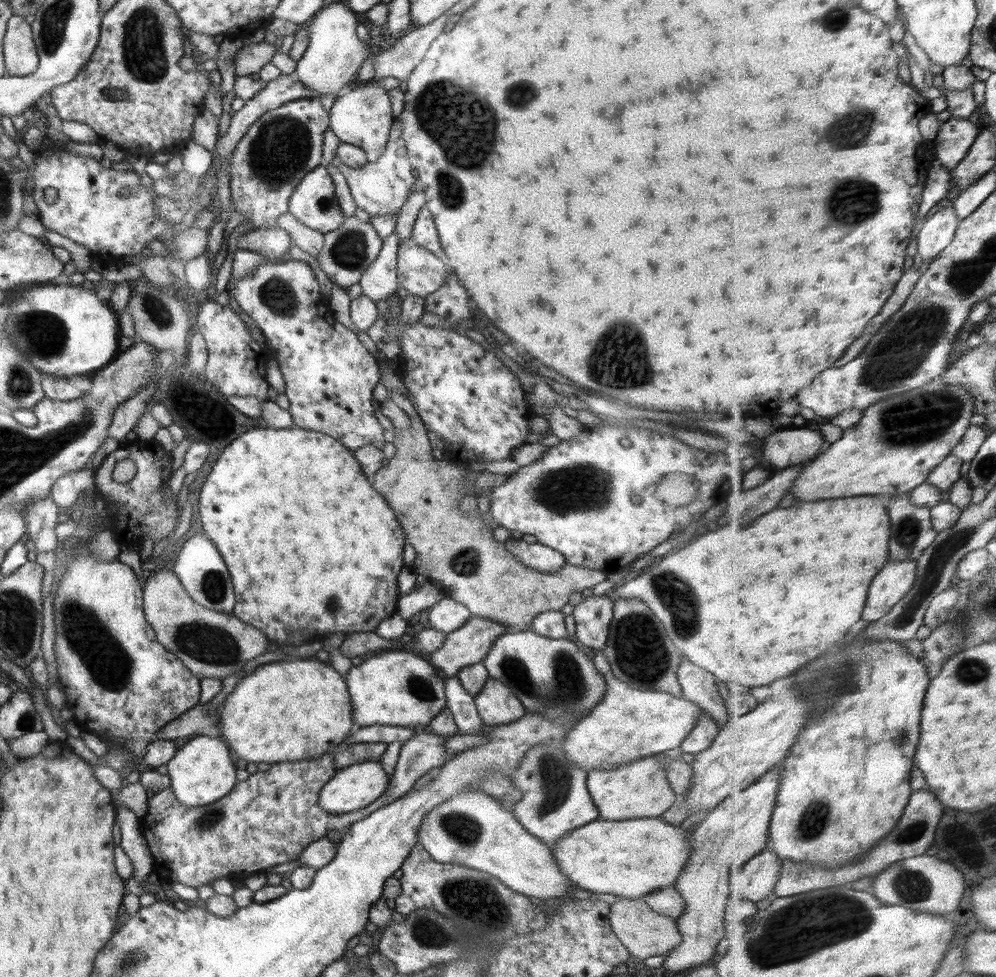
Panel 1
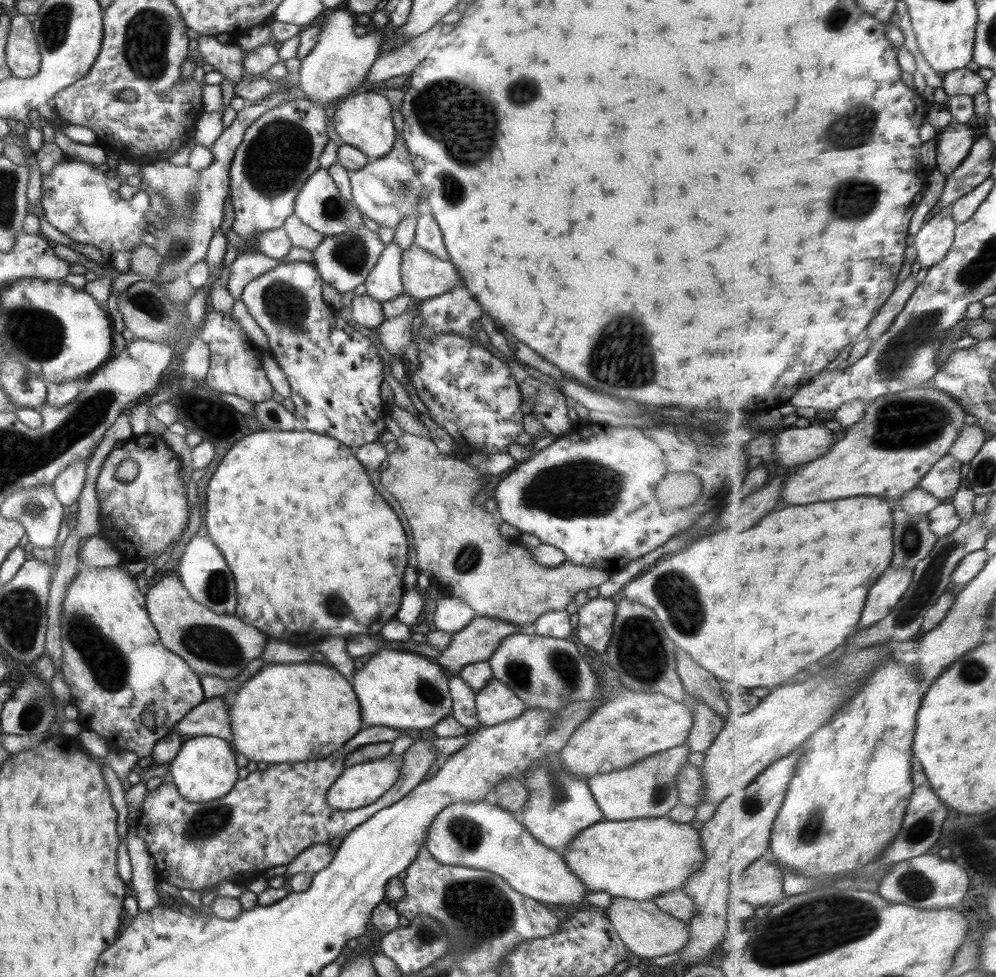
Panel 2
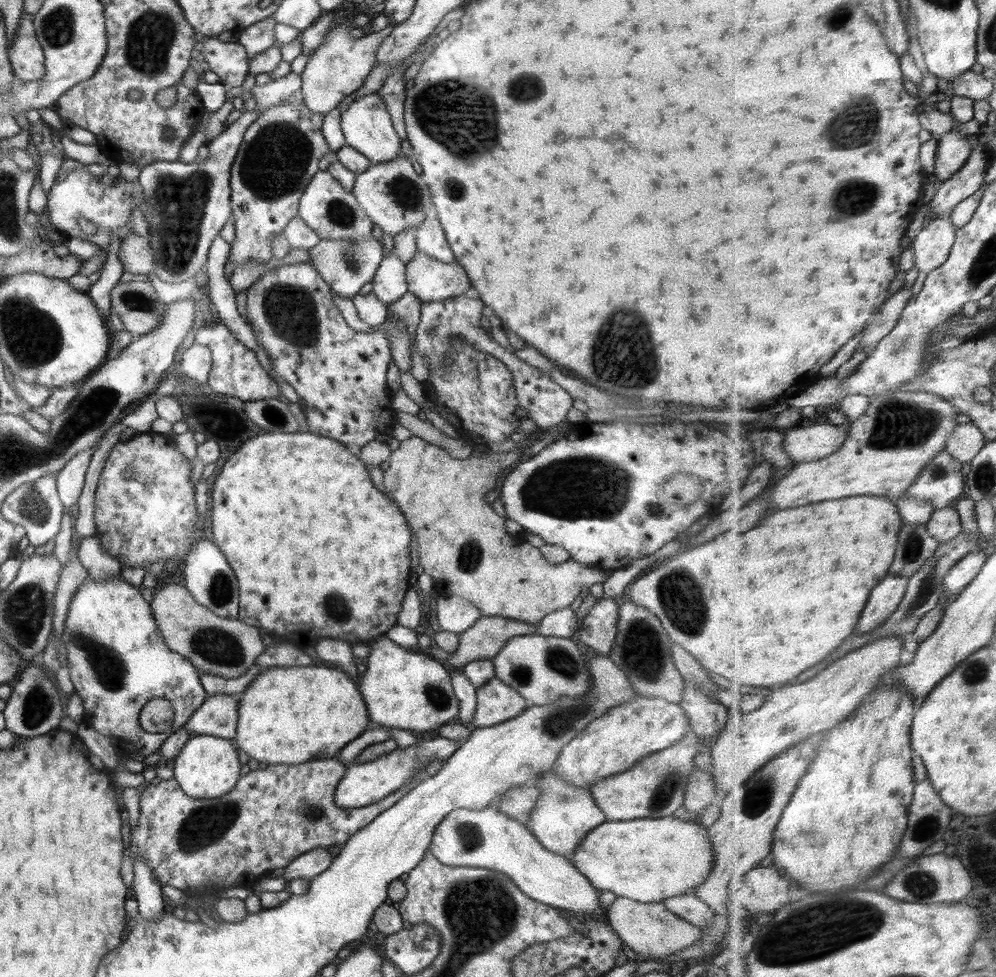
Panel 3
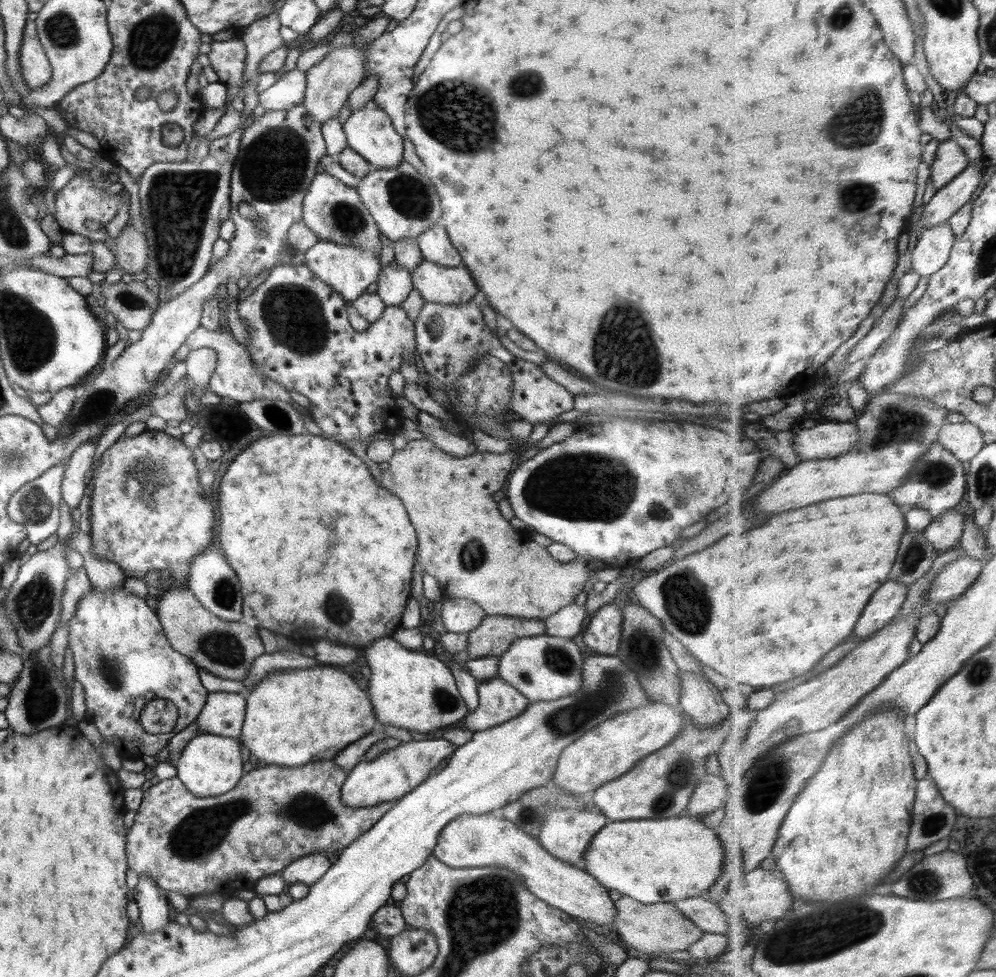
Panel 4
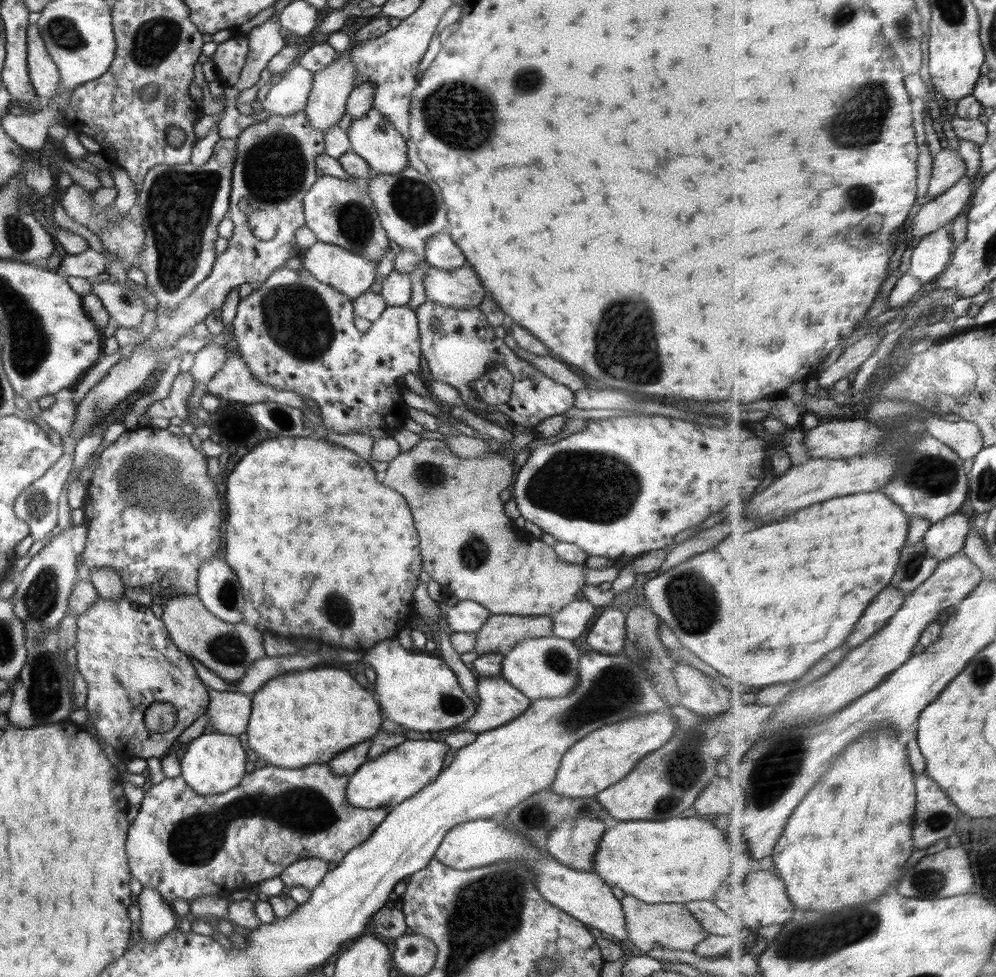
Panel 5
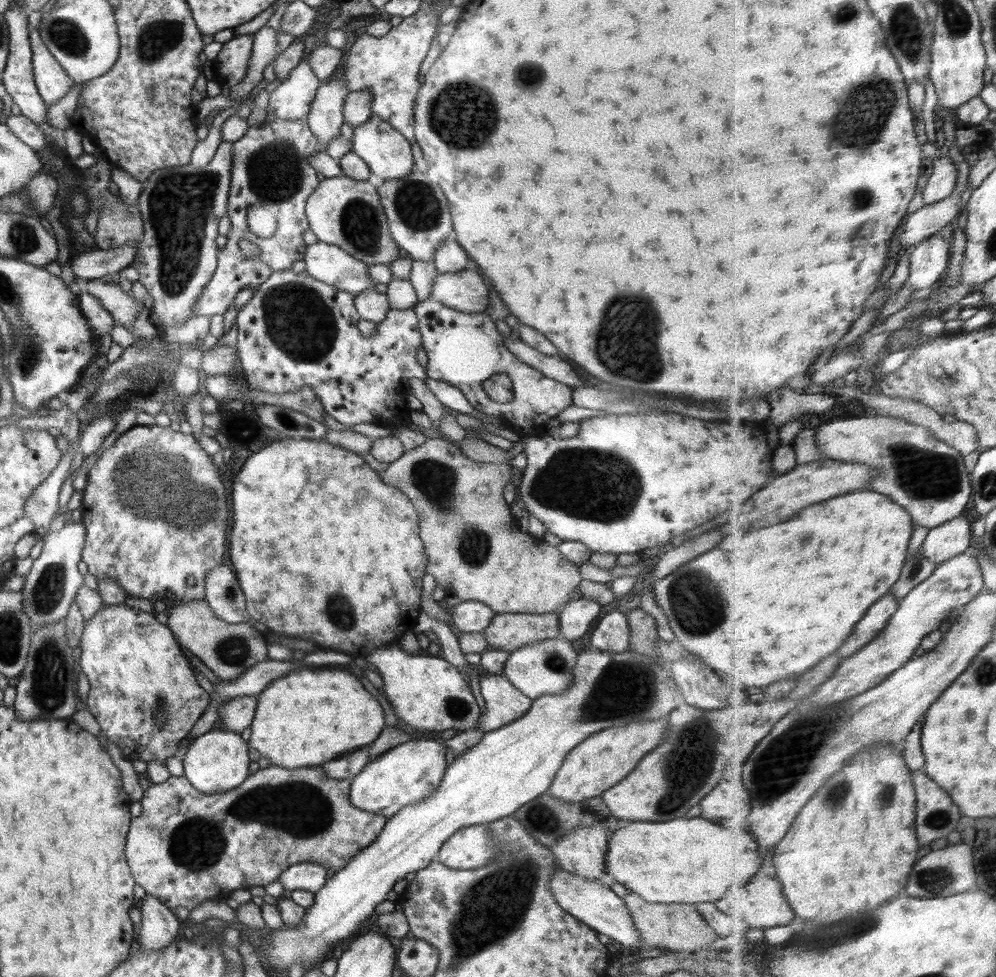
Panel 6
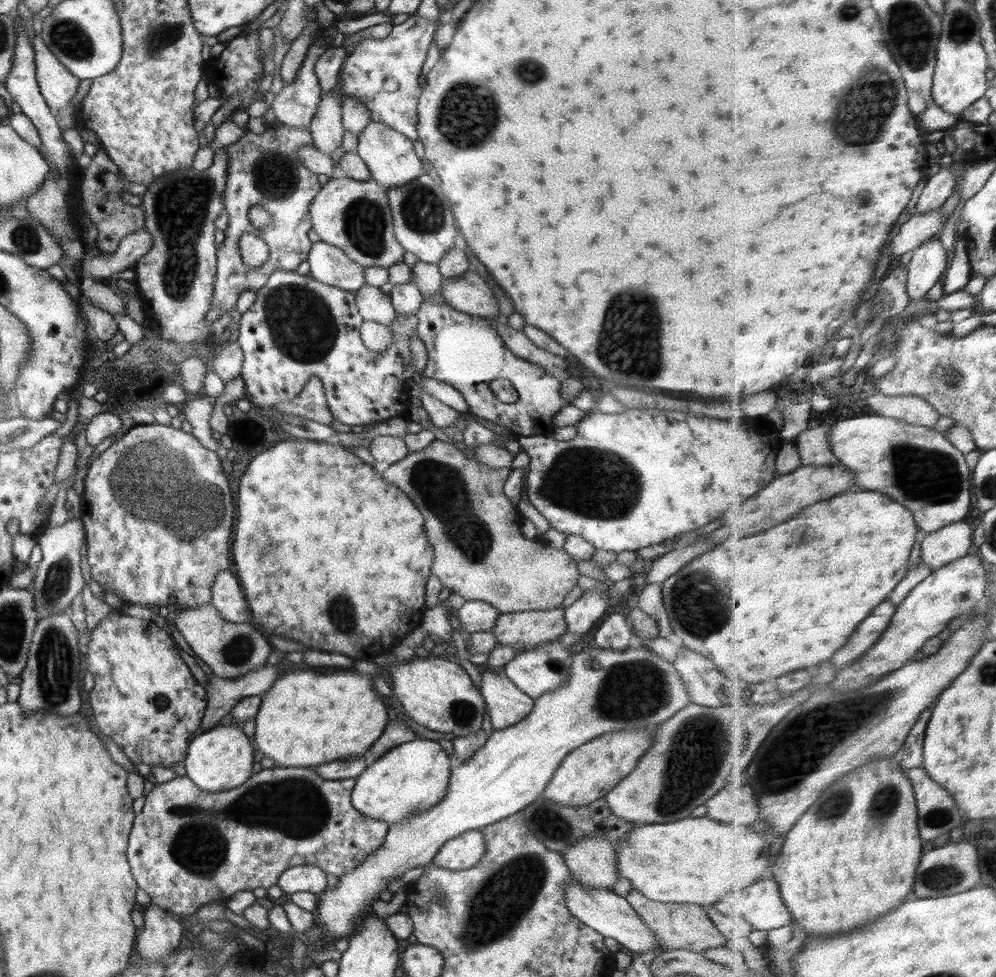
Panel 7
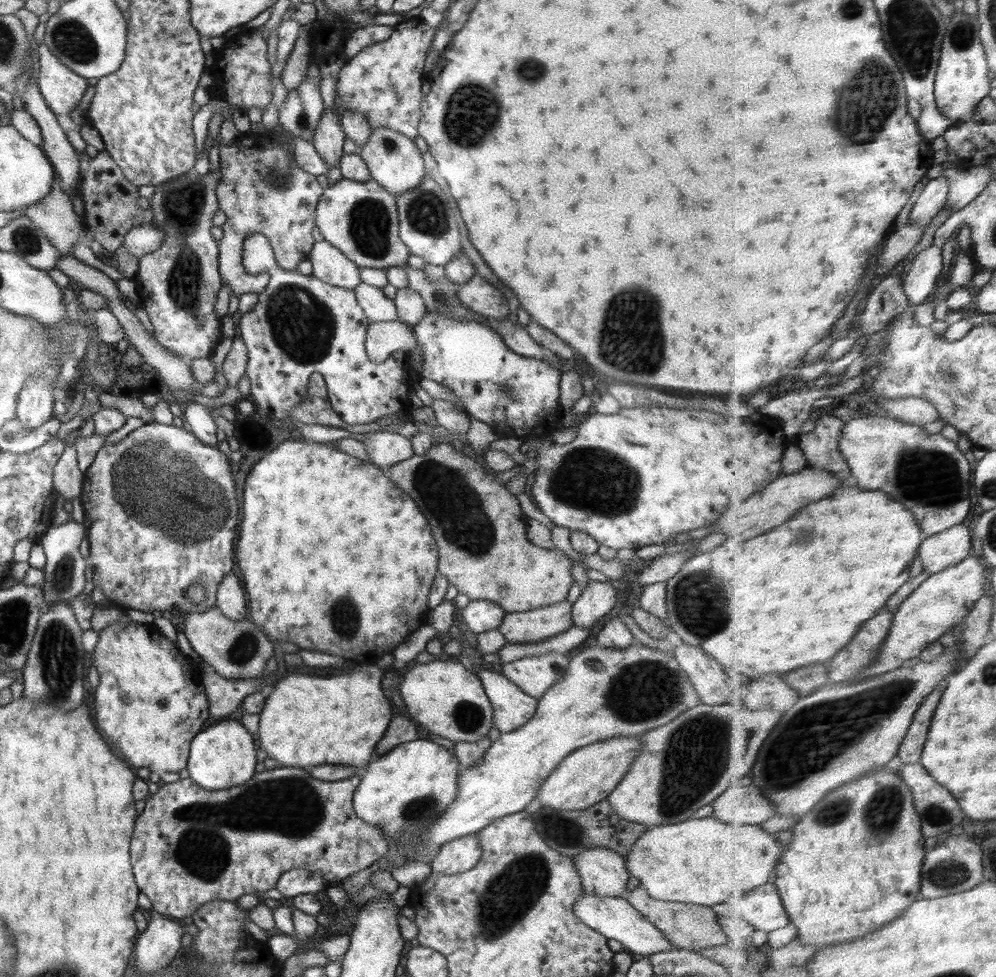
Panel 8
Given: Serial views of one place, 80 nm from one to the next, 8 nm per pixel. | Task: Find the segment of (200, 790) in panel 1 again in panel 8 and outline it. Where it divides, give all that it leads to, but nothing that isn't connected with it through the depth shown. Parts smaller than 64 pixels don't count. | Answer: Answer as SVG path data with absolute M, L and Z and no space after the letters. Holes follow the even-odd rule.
M229 718L218 720L218 723L203 728L193 738L187 760L190 778L206 790L240 786L254 777L257 750L255 736L247 731L242 722Z

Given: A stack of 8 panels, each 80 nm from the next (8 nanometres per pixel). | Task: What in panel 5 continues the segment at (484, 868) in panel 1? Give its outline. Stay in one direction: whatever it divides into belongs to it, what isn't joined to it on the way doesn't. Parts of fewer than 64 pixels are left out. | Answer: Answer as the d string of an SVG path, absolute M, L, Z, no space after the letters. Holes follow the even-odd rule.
M479 818L457 824L448 831L433 856L437 861L456 870L488 866L498 861L518 861L536 875L536 888L558 909L590 926L595 933L606 932L616 940L629 940L620 899L614 897L611 886L596 872L572 870L560 864L547 850L537 848L518 830L504 828L499 819Z

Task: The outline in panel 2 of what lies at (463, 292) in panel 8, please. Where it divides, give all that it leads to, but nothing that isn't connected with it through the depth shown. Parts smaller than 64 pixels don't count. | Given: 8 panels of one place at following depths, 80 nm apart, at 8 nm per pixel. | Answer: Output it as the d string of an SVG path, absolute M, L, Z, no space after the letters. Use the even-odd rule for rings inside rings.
M416 243L402 252L401 281L413 299L434 298L462 283L460 273L450 261L422 250Z

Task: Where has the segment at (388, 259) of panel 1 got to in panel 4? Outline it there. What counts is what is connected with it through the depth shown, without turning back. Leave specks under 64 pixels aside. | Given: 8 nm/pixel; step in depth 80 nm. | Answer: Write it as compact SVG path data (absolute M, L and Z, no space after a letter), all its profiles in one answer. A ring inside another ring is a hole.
M395 260L382 266L378 280L378 290L375 292L385 305L402 305L413 289L411 271L406 270Z

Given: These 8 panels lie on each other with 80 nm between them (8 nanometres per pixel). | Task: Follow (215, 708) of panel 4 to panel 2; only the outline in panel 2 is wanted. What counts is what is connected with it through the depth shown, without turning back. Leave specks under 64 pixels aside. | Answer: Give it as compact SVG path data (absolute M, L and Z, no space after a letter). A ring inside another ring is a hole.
M222 697L204 699L196 705L184 718L180 719L174 732L182 736L210 735L230 742L233 738L230 730L231 718L229 706Z

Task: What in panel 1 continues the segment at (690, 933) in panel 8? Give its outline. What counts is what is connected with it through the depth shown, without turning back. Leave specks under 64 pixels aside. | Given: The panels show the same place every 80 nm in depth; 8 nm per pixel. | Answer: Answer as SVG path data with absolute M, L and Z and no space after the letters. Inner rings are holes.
M616 898L609 907L609 924L613 934L629 950L631 956L637 956L642 960L654 955L662 955L666 957L682 940L676 920L652 910L648 906L648 903L644 902L643 899Z

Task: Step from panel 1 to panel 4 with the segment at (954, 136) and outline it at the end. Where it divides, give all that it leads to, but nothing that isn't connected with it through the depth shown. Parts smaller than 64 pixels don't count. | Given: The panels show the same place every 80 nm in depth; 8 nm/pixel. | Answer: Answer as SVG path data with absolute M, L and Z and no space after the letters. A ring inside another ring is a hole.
M950 139L940 143L932 165L932 179L936 191L950 185L950 182L955 181L970 165L970 157L957 140Z

